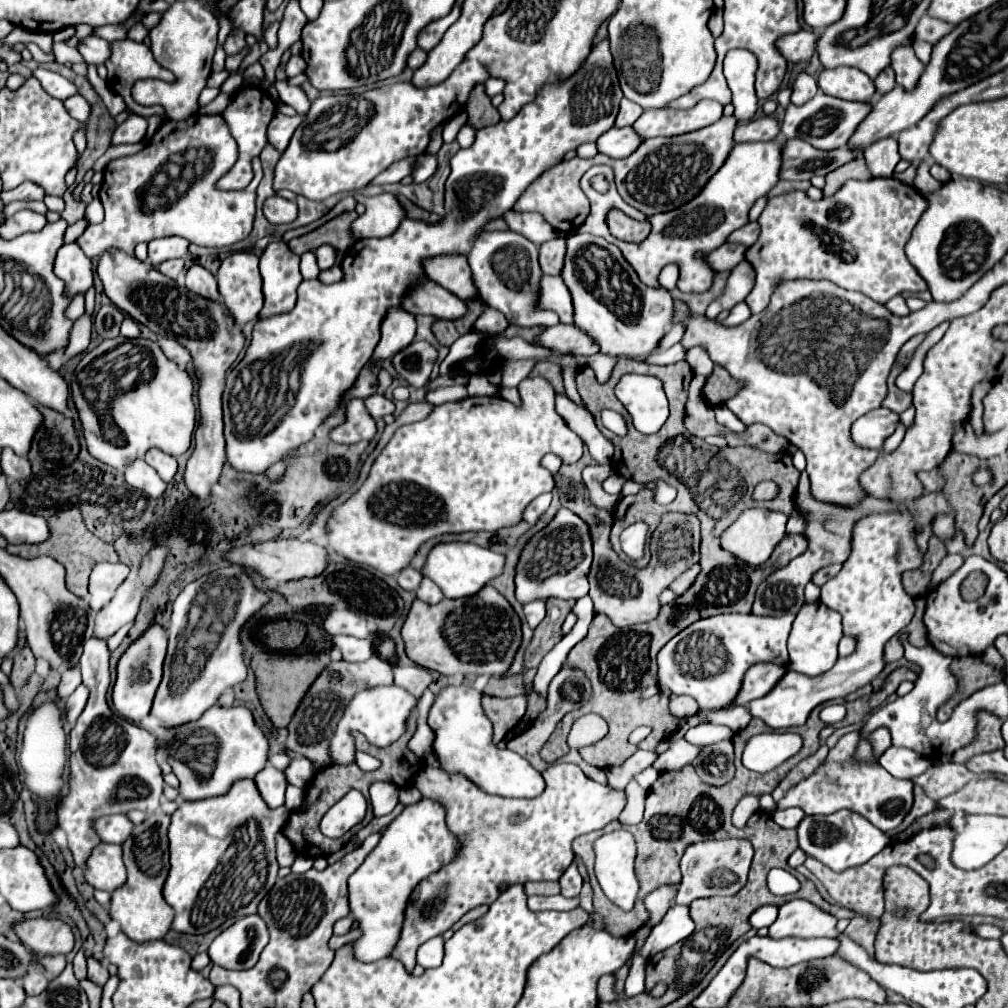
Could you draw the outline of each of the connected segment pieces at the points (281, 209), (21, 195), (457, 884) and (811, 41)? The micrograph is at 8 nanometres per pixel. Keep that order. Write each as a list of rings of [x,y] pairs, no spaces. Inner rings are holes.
[[[273,195],[263,203],[263,213],[269,219],[269,223],[285,225],[285,223],[293,223],[297,219],[299,209],[297,209],[297,203],[287,201],[279,195]]]
[[[21,183],[21,187],[15,187],[13,191],[3,191],[1,201],[3,205],[9,205],[11,201],[41,201],[45,193],[35,183]]]
[[[555,763],[542,775],[546,788],[535,799],[507,799],[499,795],[489,795],[483,789],[479,789],[475,783],[471,783],[467,777],[451,774],[443,769],[433,769],[429,765],[423,765],[423,769],[415,775],[413,783],[421,791],[421,795],[445,807],[447,827],[461,837],[463,847],[459,857],[449,867],[443,867],[441,871],[431,875],[431,879],[421,881],[411,895],[409,907],[405,911],[405,929],[401,931],[401,939],[395,947],[395,957],[405,965],[407,973],[413,973],[413,967],[417,965],[415,953],[421,947],[421,943],[451,929],[469,909],[483,903],[491,905],[501,895],[501,885],[511,887],[517,883],[523,885],[527,881],[557,881],[565,873],[565,867],[573,863],[571,857],[573,839],[583,833],[603,829],[611,821],[617,821],[627,803],[623,789],[613,789],[609,785],[595,783],[575,764]]]
[[[799,31],[793,35],[785,35],[785,39],[779,39],[779,51],[785,53],[785,59],[791,63],[809,63],[817,53],[817,39],[817,31]]]

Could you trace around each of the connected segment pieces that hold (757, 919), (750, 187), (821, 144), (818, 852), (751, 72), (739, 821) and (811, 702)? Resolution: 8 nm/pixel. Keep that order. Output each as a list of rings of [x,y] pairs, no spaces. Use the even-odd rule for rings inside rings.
[[[763,905],[749,917],[749,923],[753,929],[761,929],[761,927],[769,927],[775,921],[775,917],[777,917],[777,907],[775,905]]]
[[[773,139],[769,143],[741,143],[735,145],[731,149],[731,153],[727,155],[725,163],[721,165],[721,169],[713,175],[713,179],[709,179],[709,183],[705,185],[705,189],[701,191],[701,195],[697,195],[697,199],[685,203],[685,207],[679,207],[677,211],[669,211],[669,213],[657,213],[657,215],[643,215],[641,211],[629,207],[621,195],[615,189],[613,183],[613,169],[605,167],[605,165],[597,165],[591,167],[583,179],[581,179],[581,189],[585,191],[585,195],[591,201],[591,213],[585,219],[585,223],[581,225],[581,231],[591,233],[591,235],[599,235],[603,239],[607,239],[609,243],[617,245],[623,253],[623,257],[627,259],[629,265],[633,265],[635,273],[639,275],[639,279],[653,289],[659,289],[659,271],[667,265],[667,263],[679,263],[679,289],[683,293],[705,293],[715,279],[715,271],[711,269],[709,263],[703,263],[701,257],[697,257],[695,253],[703,253],[709,255],[711,251],[715,251],[717,247],[721,247],[727,237],[749,223],[749,209],[753,207],[753,203],[761,197],[767,195],[777,179],[777,171],[781,167],[781,139]],[[595,175],[605,175],[605,179],[609,181],[609,191],[607,193],[599,193],[591,187],[591,177]],[[609,209],[621,209],[625,215],[629,215],[631,219],[637,221],[649,221],[651,223],[651,233],[647,235],[645,241],[641,243],[625,243],[615,239],[607,225],[605,225],[605,213]]]
[[[819,91],[805,105],[801,105],[801,107],[789,105],[787,109],[789,111],[785,113],[785,121],[781,127],[781,131],[787,139],[797,137],[797,139],[803,139],[809,145],[821,149],[821,151],[833,151],[833,149],[843,147],[849,141],[851,133],[857,129],[861,119],[871,111],[871,105],[869,103],[857,103],[857,101],[843,101],[843,99],[837,99],[831,95],[823,95]]]
[[[837,811],[833,815],[813,815],[805,817],[797,827],[799,847],[809,855],[831,867],[833,871],[845,871],[857,865],[867,863],[879,851],[883,851],[889,843],[889,837],[873,827],[865,817],[853,815],[851,811]]]
[[[731,49],[723,61],[723,73],[733,91],[733,107],[737,121],[749,121],[757,113],[755,73],[757,57],[747,49]]]
[[[743,797],[733,811],[733,825],[745,826],[755,811],[757,811],[757,797]]]
[[[895,509],[887,513],[869,513],[853,525],[851,537],[851,555],[843,563],[843,569],[821,587],[821,603],[841,613],[843,633],[857,639],[857,651],[849,657],[837,659],[827,673],[817,677],[787,671],[769,695],[747,703],[745,707],[751,717],[761,719],[771,729],[799,727],[817,705],[829,699],[847,697],[869,685],[885,669],[883,655],[887,641],[907,627],[915,615],[915,601],[901,583],[903,571],[921,567],[925,557],[915,543],[915,517],[911,511]],[[899,549],[901,555],[897,555]]]

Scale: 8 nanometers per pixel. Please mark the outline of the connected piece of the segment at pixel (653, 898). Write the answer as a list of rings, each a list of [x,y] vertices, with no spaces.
[[[663,885],[657,889],[657,891],[653,891],[651,895],[647,895],[647,899],[645,899],[645,905],[647,905],[647,909],[649,909],[649,913],[651,913],[651,921],[647,923],[647,925],[657,925],[659,921],[661,921],[661,917],[667,913],[667,909],[671,907],[671,903],[674,902],[674,898],[677,894],[677,888],[670,885]]]

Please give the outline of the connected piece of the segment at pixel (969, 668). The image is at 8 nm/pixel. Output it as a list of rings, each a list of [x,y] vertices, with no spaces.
[[[957,657],[951,665],[953,671],[959,673],[961,679],[961,687],[959,691],[949,699],[949,703],[945,707],[939,709],[937,713],[937,719],[939,721],[947,721],[953,713],[953,709],[969,695],[973,695],[975,691],[979,691],[981,687],[987,687],[987,685],[995,685],[995,683],[1001,683],[1005,679],[1003,675],[1003,669],[997,669],[995,665],[989,665],[985,661],[981,661],[979,657]]]

